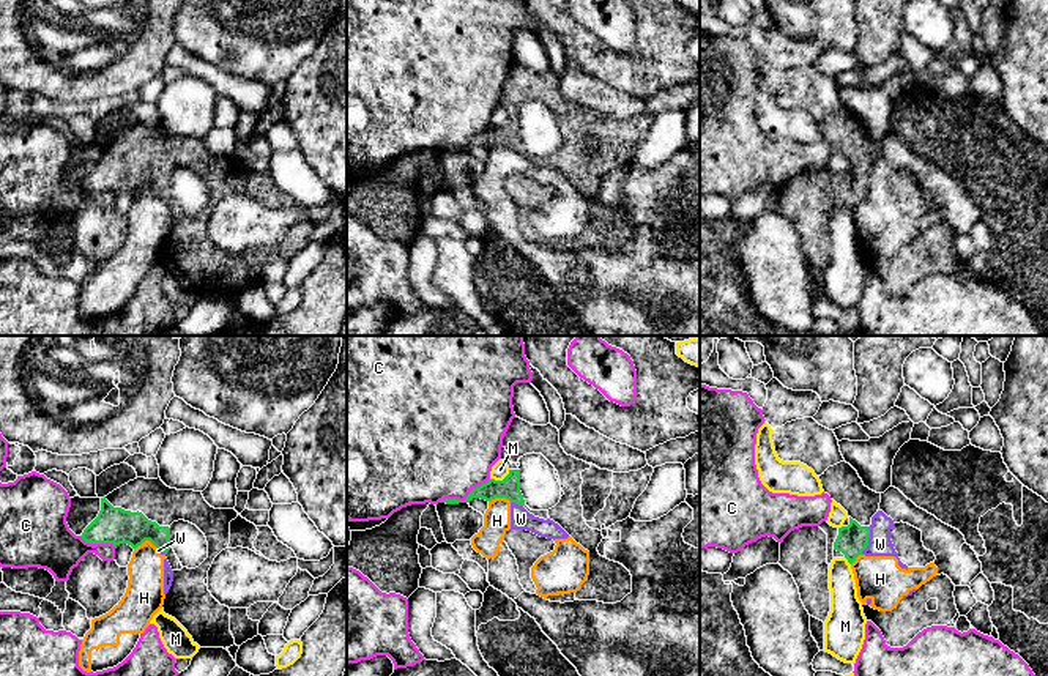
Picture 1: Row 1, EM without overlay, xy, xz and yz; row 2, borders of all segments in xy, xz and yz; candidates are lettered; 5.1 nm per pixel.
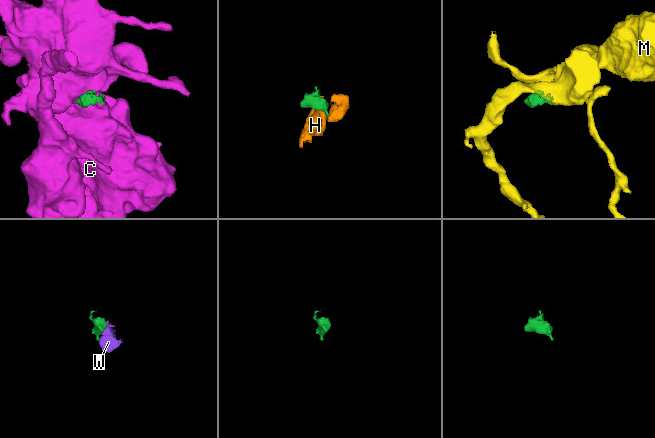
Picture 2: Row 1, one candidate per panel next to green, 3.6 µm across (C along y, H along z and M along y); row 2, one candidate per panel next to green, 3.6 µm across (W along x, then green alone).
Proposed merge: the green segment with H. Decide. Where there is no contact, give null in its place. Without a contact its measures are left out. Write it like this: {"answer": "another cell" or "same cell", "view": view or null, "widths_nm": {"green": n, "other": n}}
{"answer": "another cell", "view": "xy", "widths_nm": {"green": 190, "other": 190}}

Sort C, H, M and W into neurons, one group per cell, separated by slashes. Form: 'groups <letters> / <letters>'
groups C / H W / M

